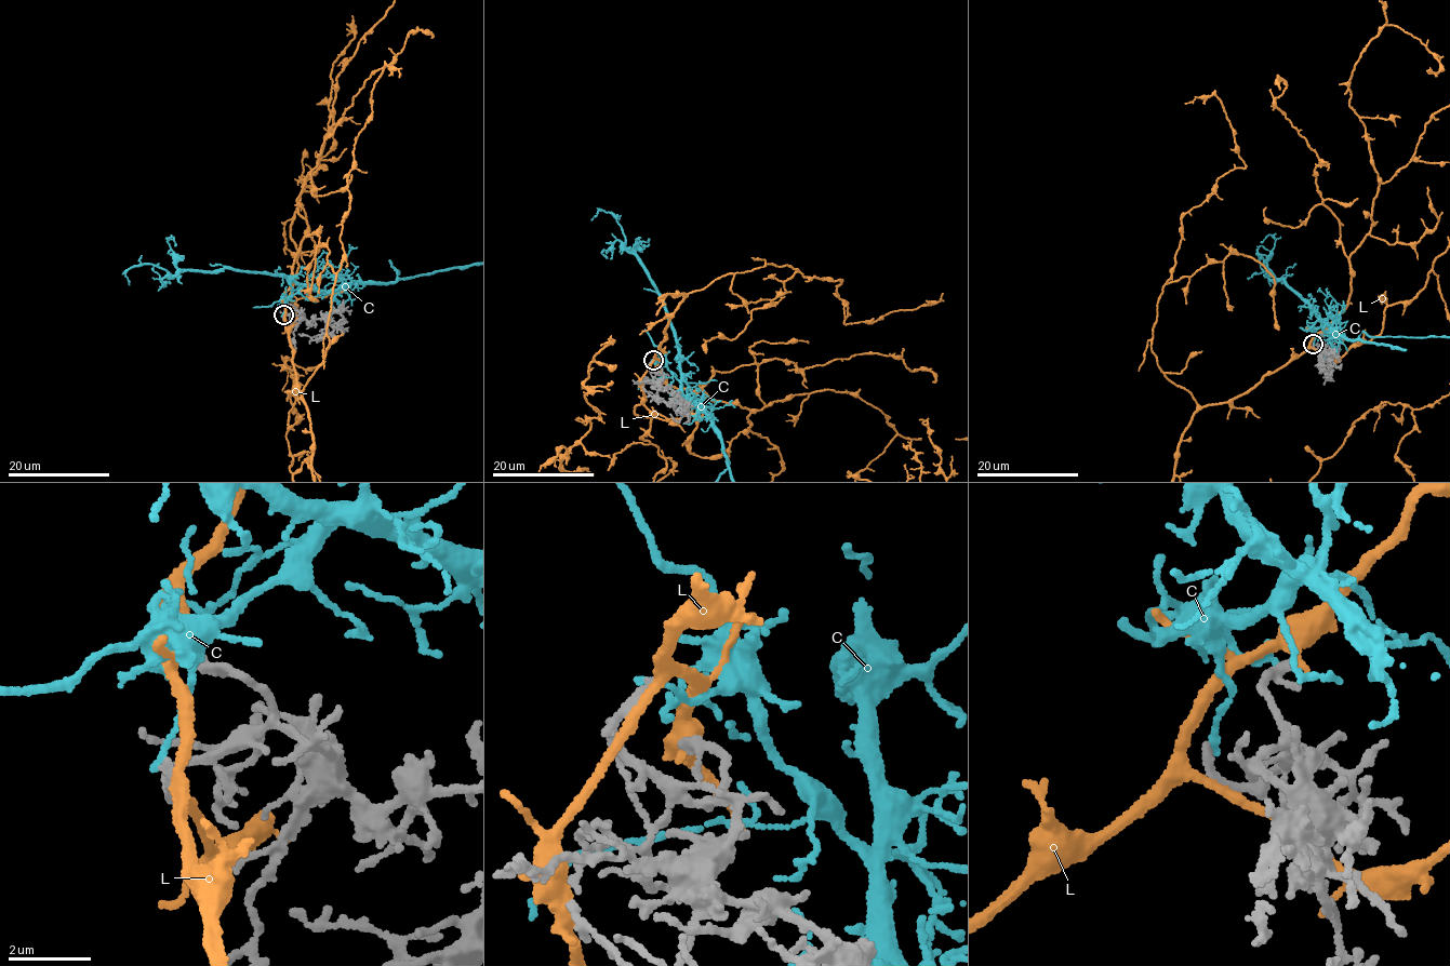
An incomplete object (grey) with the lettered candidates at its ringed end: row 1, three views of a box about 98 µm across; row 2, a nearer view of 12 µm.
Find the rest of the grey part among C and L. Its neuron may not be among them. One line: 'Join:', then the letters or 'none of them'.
Join: none of them

